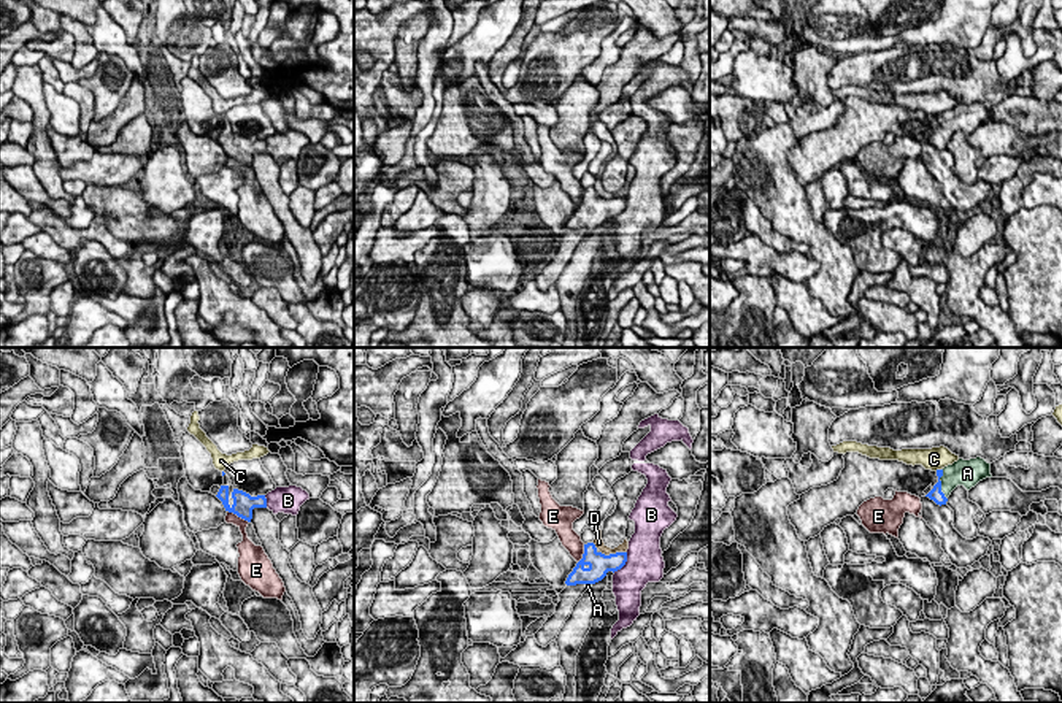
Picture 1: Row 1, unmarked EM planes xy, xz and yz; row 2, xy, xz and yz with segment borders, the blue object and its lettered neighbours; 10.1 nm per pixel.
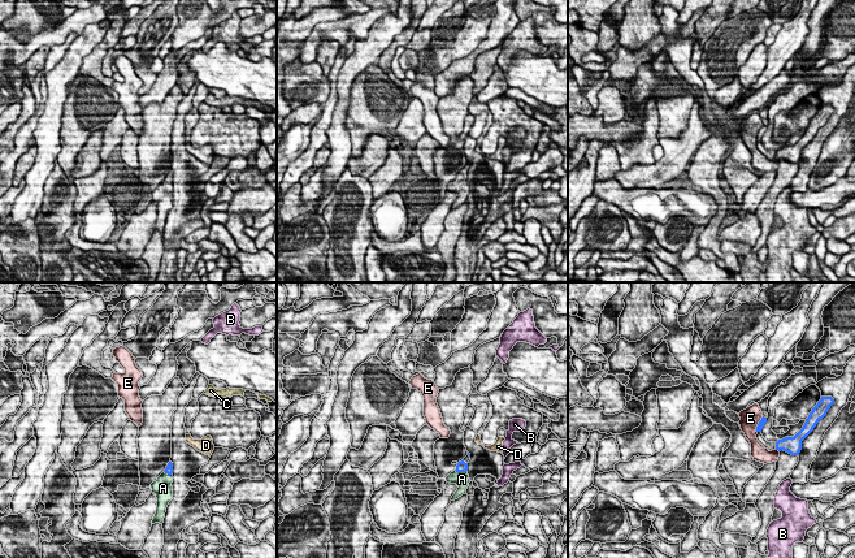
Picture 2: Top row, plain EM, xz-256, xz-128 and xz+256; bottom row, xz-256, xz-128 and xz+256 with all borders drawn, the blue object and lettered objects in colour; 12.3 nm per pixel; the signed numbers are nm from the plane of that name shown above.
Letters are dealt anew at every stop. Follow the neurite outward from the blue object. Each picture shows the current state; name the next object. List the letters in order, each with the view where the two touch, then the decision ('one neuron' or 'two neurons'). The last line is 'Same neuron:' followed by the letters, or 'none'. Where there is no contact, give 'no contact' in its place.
A: contact in yz; one neuron
B: contact in xz; two neurons
C: contact in yz; two neurons
D: contact in xz; two neurons
E: contact in xy; two neurons
Same neuron: A

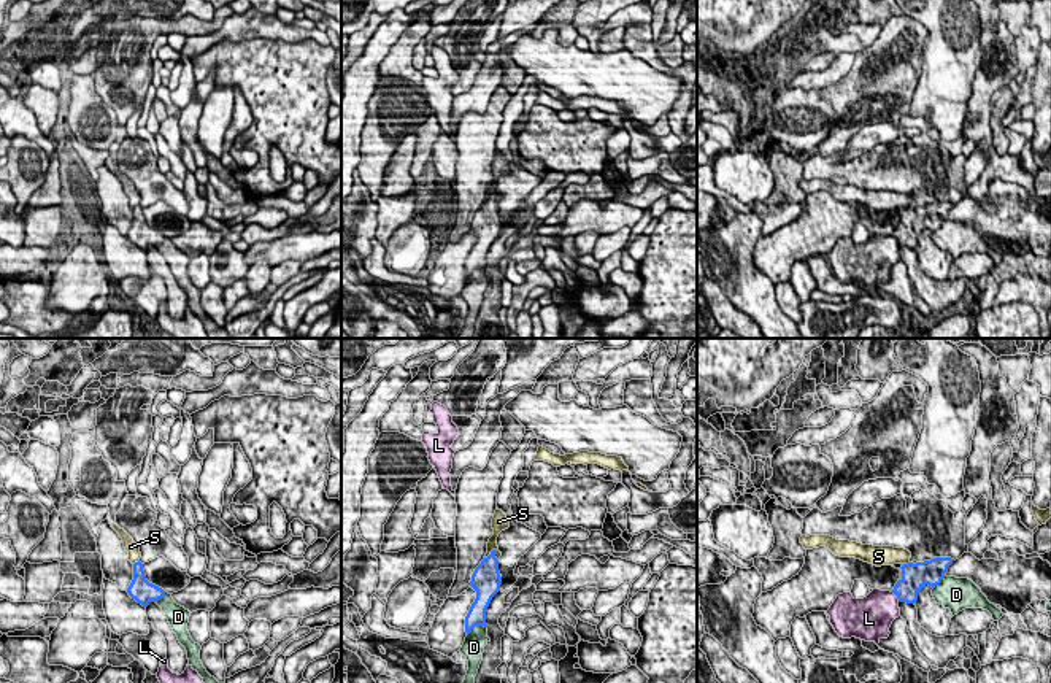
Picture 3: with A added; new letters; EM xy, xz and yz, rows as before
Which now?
D: contact in xz; two neurons
L: contact in yz; two neurons
S: contact in xz; two neurons
Same neuron: none

